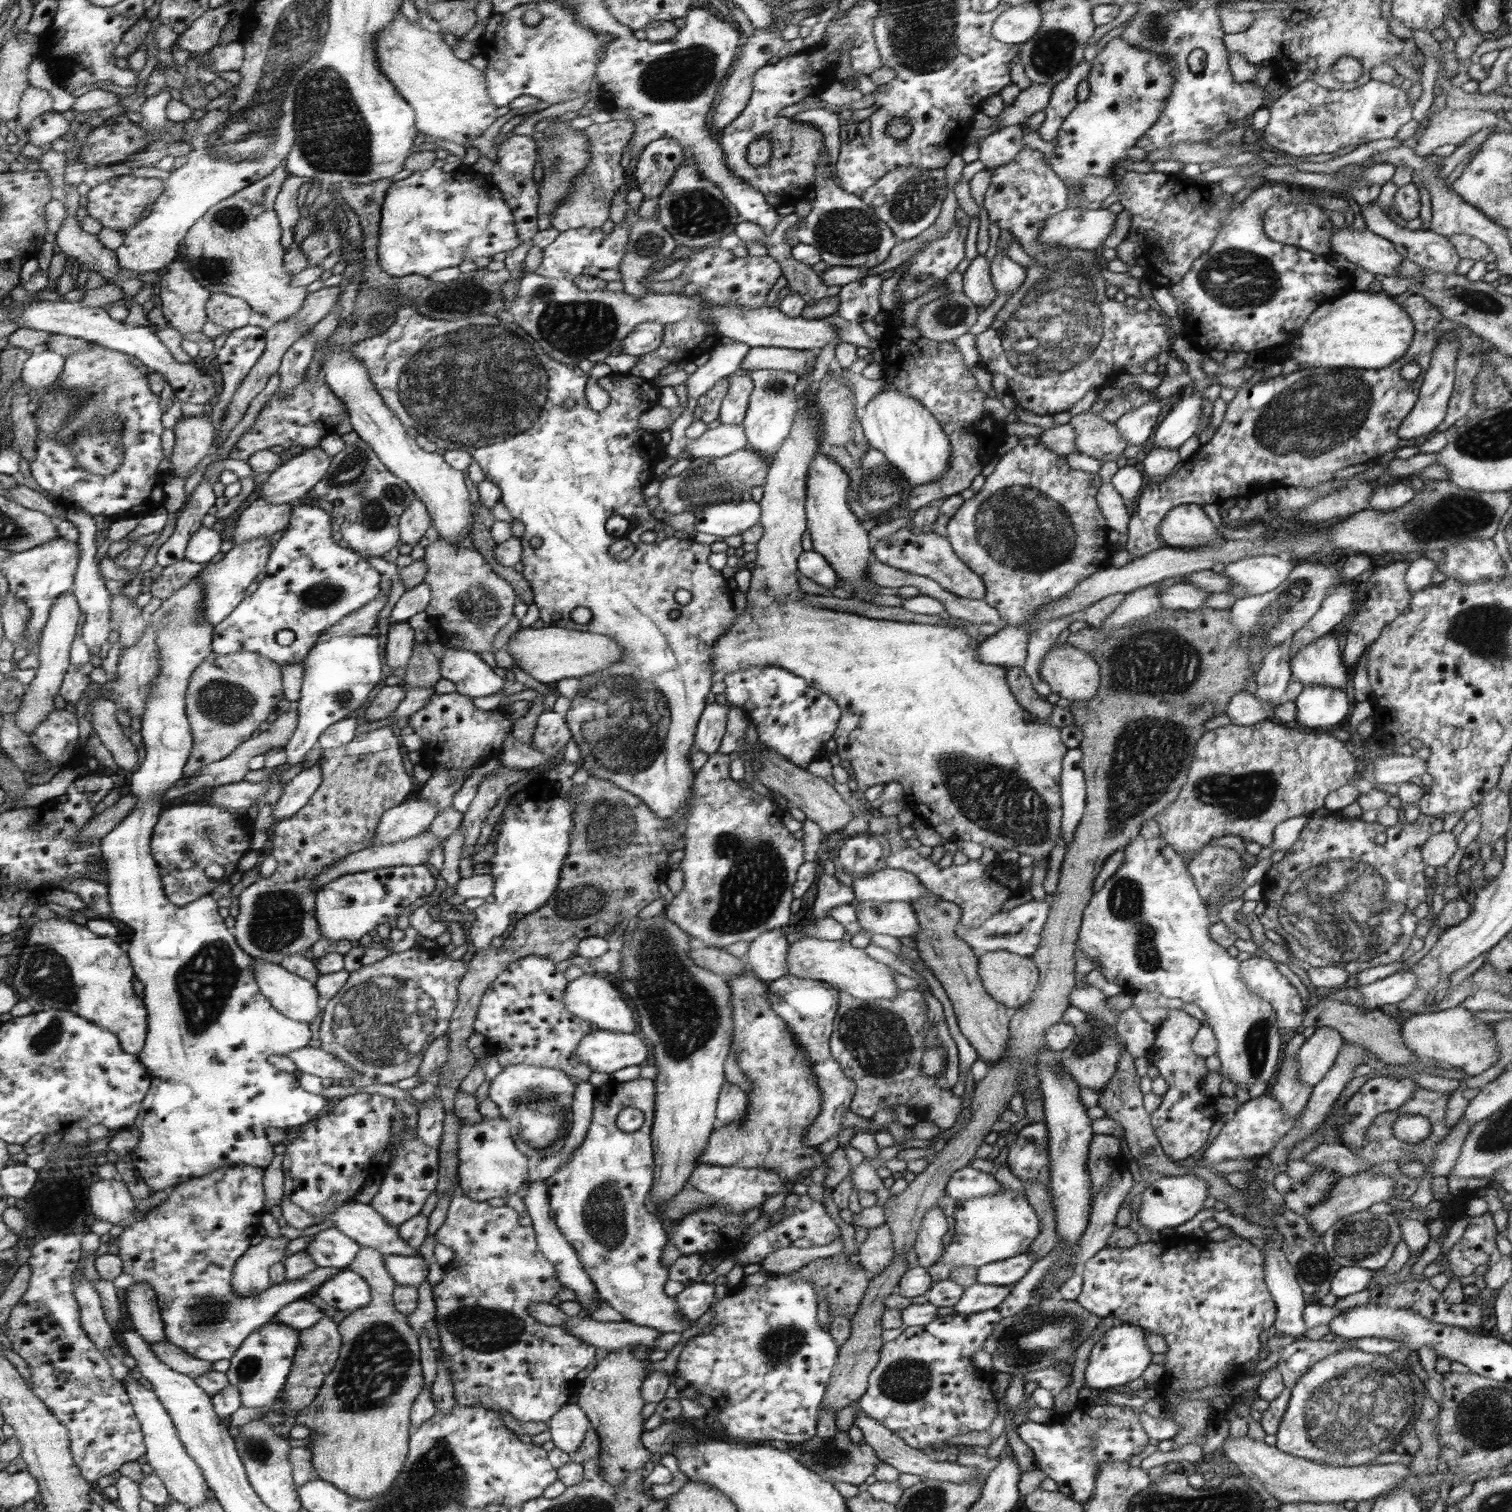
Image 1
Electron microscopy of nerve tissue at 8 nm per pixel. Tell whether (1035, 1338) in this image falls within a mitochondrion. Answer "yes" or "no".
yes

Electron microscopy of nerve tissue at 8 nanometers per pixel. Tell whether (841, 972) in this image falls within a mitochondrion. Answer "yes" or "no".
no

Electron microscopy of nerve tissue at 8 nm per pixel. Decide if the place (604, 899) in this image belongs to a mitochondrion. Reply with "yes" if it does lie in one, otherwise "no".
yes

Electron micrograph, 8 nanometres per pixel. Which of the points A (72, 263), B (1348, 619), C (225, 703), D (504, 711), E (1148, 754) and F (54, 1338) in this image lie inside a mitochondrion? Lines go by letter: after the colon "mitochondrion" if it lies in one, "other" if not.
A: other
B: other
C: mitochondrion
D: other
E: mitochondrion
F: other

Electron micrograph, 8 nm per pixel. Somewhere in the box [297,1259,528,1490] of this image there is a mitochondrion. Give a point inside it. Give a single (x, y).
(374, 1368)

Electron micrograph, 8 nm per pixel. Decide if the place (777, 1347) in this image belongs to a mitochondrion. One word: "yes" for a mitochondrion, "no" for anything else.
yes

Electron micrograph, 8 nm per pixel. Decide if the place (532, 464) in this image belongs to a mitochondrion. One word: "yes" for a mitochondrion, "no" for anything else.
no

